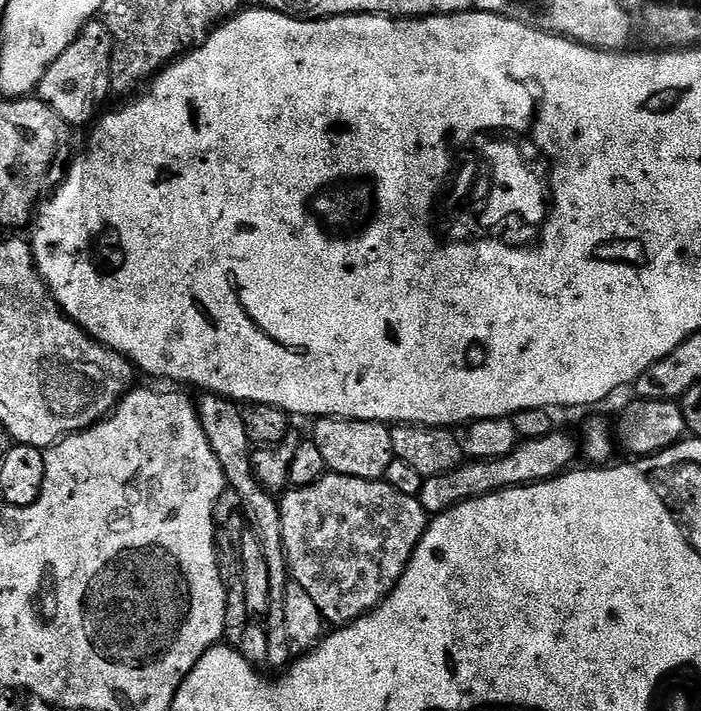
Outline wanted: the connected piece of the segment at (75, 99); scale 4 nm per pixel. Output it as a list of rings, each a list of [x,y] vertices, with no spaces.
[[[97,18],[83,28],[70,42],[69,48],[58,58],[54,66],[46,70],[38,89],[38,98],[58,114],[73,129],[79,130],[83,124],[91,125],[101,115],[105,107],[104,99],[112,92],[112,39],[104,21]]]

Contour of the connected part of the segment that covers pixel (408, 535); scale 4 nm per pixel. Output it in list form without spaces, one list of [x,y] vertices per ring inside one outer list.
[[[337,472],[325,474],[305,488],[285,491],[278,503],[289,577],[310,594],[324,620],[334,626],[353,624],[391,594],[430,519],[417,497],[399,493],[384,480],[350,478]]]

